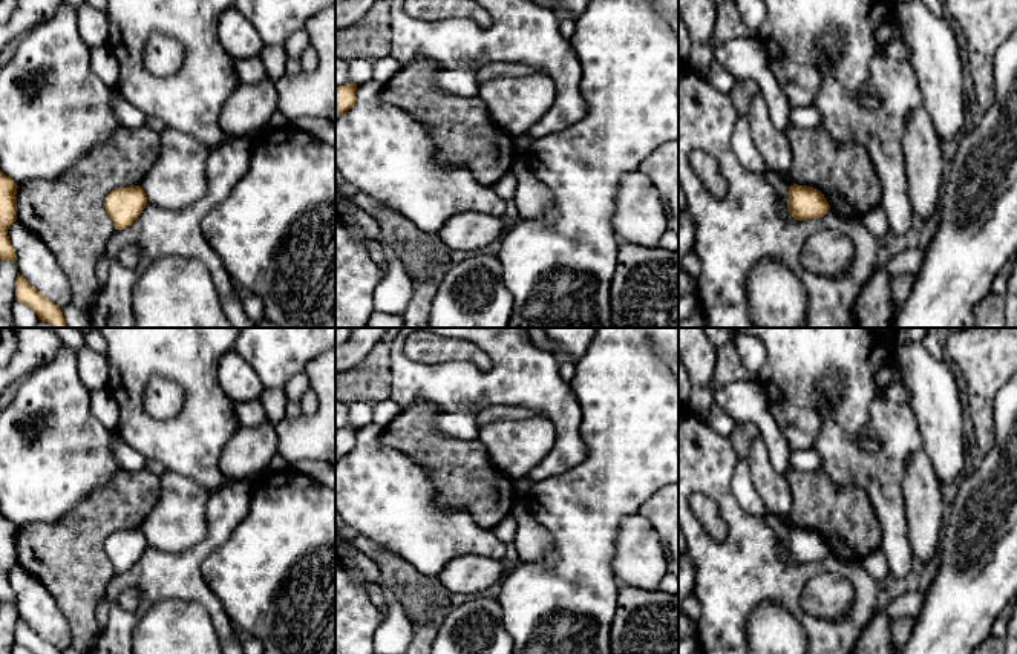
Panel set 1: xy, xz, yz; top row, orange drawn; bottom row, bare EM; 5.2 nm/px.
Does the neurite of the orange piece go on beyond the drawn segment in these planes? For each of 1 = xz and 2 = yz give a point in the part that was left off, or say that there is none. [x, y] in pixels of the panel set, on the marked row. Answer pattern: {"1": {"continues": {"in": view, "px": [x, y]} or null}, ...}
{"1": {"continues": null}, "2": {"continues": null}}

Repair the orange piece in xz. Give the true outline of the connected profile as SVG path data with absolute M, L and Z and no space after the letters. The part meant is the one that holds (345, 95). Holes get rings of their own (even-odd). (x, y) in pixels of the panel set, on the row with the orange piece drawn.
M357 84L335 86L335 119L355 104Z

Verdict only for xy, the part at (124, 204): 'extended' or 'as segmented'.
as segmented

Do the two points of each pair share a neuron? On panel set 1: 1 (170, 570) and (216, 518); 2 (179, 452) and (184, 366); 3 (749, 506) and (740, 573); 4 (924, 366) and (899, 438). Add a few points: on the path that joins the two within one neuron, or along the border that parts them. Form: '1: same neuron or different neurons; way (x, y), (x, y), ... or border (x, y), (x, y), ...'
1: same neuron; way (186, 565), (216, 533)
2: same neuron; way (195, 431), (195, 388)
3: different neurons; border (731, 480), (731, 489), (739, 504), (761, 518)
4: different neurons; border (907, 405), (916, 418), (924, 441)

